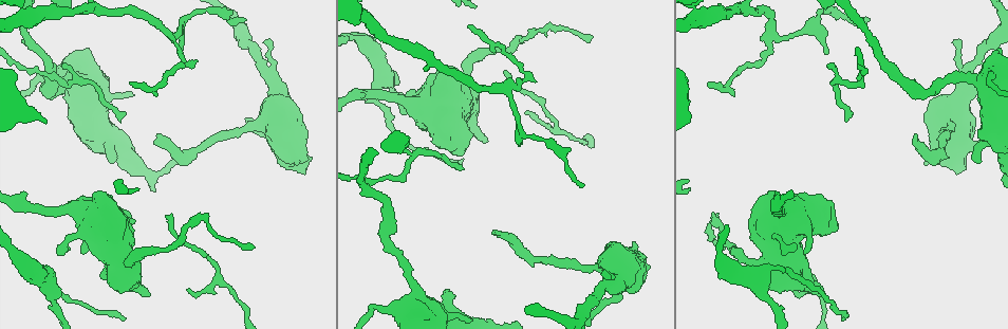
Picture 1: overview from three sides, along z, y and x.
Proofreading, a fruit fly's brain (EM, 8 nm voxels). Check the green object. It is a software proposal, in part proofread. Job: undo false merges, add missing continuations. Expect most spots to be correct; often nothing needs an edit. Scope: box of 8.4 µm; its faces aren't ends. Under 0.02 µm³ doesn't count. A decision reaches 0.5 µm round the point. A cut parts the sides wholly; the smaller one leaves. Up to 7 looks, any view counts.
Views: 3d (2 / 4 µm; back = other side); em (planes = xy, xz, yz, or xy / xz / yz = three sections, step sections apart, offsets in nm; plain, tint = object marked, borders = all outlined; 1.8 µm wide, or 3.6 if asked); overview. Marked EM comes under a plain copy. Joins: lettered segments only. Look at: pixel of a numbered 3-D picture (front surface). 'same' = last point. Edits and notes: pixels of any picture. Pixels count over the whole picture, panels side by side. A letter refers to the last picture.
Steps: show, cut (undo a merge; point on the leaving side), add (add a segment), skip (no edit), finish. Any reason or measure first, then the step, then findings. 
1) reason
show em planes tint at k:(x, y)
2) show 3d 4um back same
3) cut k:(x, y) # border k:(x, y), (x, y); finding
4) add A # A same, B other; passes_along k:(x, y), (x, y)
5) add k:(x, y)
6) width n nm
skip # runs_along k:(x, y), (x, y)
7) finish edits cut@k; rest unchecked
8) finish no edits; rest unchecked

branch stops here
show em planes borders at 1:(156, 143)

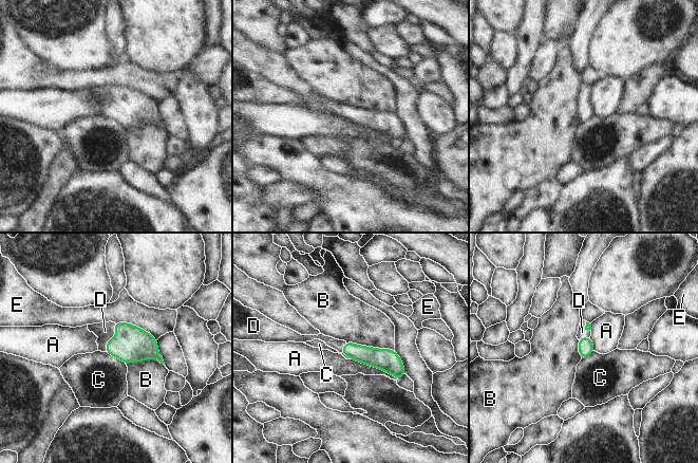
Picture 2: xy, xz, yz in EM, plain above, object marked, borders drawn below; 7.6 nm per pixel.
add D # A other, B other, C other, D same, E other; passes_along 2:(132, 344), (113, 337), (105, 331); it goes on there

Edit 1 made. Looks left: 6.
thin end
show em yz step 16 borders at 1:(243, 20)

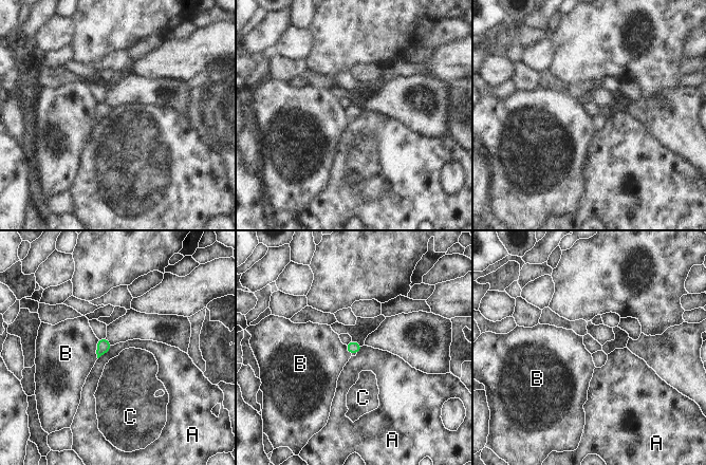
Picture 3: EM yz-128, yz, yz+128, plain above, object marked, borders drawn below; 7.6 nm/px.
width 80 nm
skip # A other, B other, C other; border 3:(113, 346), (98, 358); no lettered segment goes on from it

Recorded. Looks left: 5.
thin end
show 3d 2um at 1:(796, 293)

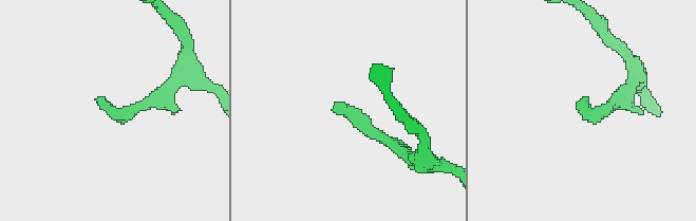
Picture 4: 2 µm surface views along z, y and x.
now the EM
show em xy step 4 tint at 4:(98, 98)

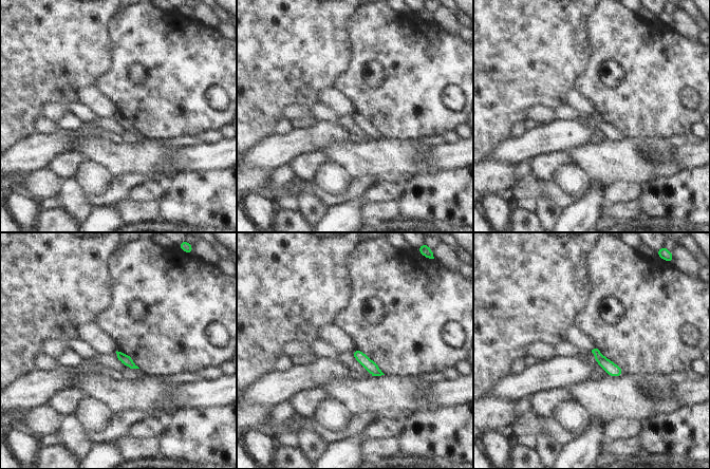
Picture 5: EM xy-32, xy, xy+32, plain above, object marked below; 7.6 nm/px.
another direction
show em planes borders same

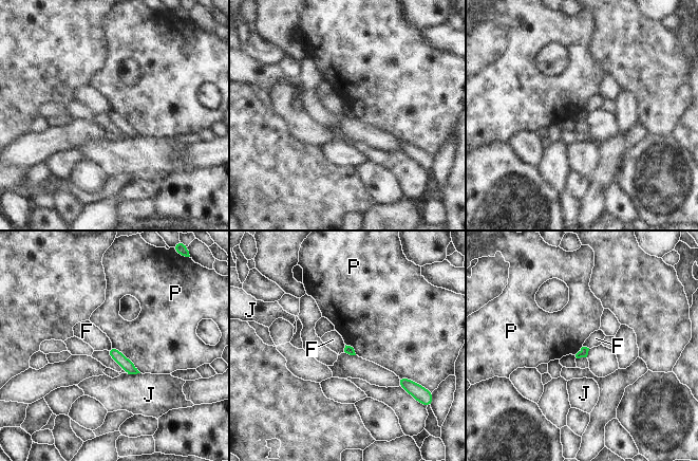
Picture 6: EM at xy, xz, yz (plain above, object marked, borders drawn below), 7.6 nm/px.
skip # F other, J other, P other; border 6:(345, 345), (344, 352); no lettered segment goes on from it

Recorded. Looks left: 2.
finish edits add@2; rest unchecked

